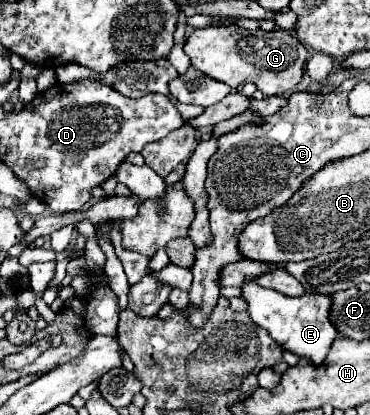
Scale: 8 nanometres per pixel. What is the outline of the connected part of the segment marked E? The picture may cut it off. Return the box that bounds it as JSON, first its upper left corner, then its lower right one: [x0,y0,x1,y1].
[241,280,337,364]

